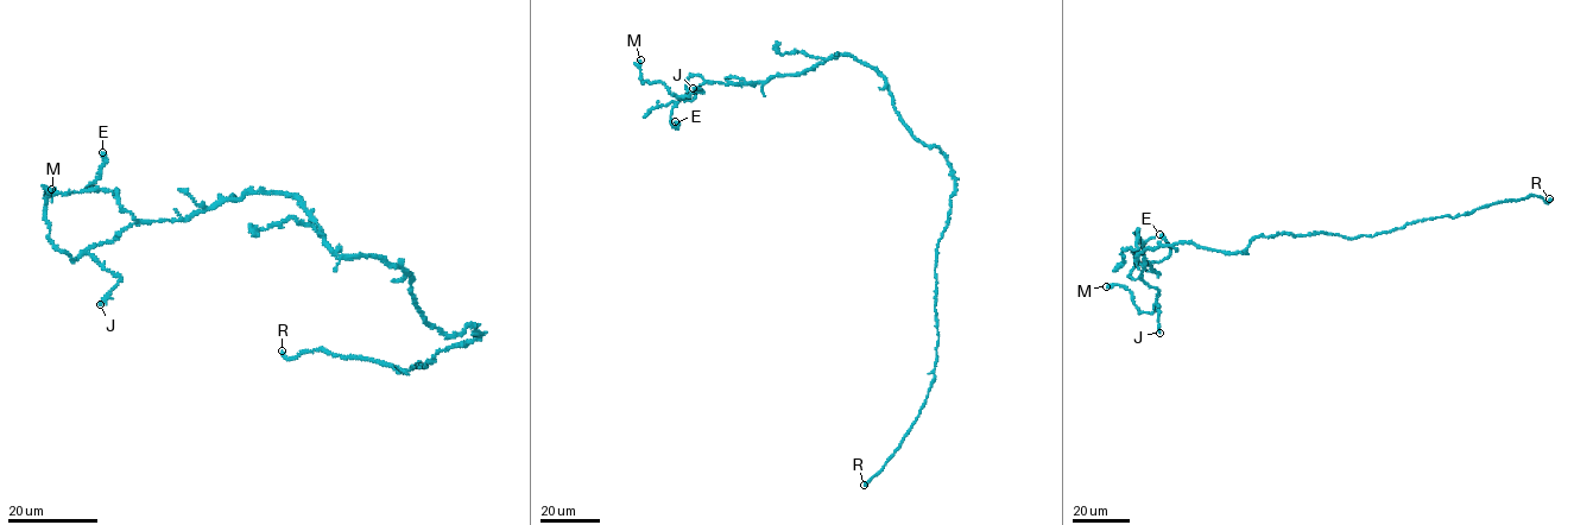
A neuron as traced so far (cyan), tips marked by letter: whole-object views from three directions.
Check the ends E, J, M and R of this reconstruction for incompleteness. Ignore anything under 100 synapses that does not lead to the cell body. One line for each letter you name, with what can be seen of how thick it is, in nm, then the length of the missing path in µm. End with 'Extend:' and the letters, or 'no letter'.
R: calibre 280 nm; missing 120 µm
Extend: R

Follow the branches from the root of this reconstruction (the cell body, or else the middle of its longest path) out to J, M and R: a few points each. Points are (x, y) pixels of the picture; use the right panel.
J: (1226, 252), (1175, 242), (1142, 251), (1137, 259), (1137, 232), (1144, 255), (1139, 277), (1158, 291), (1160, 333)
M: (1226, 252), (1175, 242), (1137, 259), (1138, 229), (1154, 310), (1139, 312), (1130, 291), (1106, 286)
R: (1226, 252), (1245, 252), (1258, 236), (1375, 236), (1531, 195), (1549, 198)

